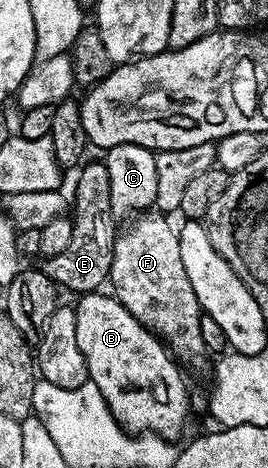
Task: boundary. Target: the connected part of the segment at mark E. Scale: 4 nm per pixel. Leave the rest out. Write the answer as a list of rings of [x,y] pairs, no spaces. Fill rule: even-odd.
[[[102,161],[84,163],[71,195],[71,218],[74,224],[72,239],[64,252],[43,258],[37,268],[58,287],[75,292],[77,296],[98,291],[110,279],[113,248],[117,237],[115,213],[112,208],[109,172]],[[103,285],[103,286],[101,286]]]

